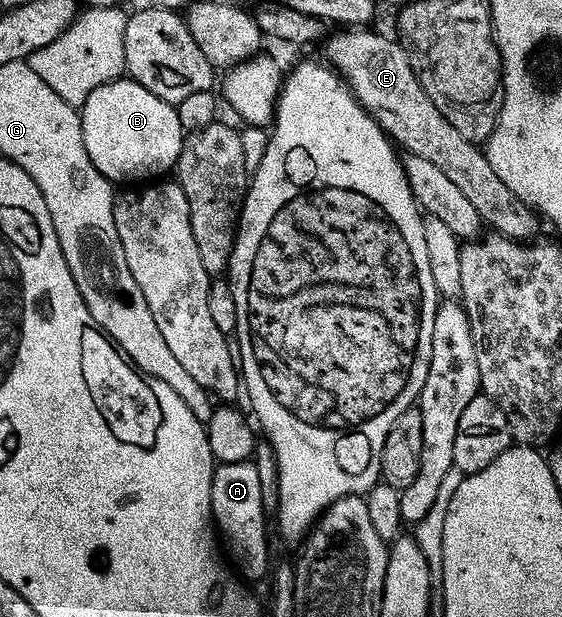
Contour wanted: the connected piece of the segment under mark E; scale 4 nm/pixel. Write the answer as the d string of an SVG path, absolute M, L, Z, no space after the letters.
M338 29L335 30L338 32L326 43L325 62L341 75L354 98L358 100L358 104L382 126L383 131L403 152L424 157L424 161L432 161L432 165L437 165L456 184L460 193L468 197L468 202L474 206L483 224L491 232L519 241L537 240L539 216L525 201L517 199L512 189L508 189L508 185L500 181L500 177L496 177L496 169L492 169L485 150L480 149L479 144L466 139L464 133L460 133L460 129L453 127L444 117L444 113L440 113L440 109L432 105L428 93L424 93L408 61L408 53L402 48L397 38L390 36L389 39L386 35L377 35L376 32L370 30L374 29Z

